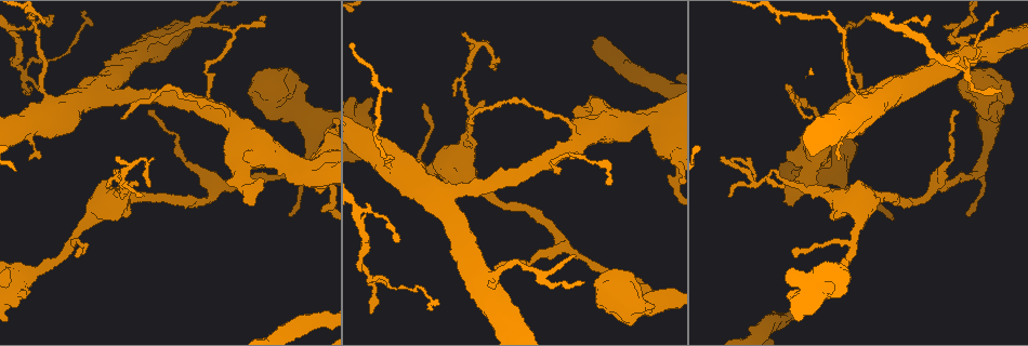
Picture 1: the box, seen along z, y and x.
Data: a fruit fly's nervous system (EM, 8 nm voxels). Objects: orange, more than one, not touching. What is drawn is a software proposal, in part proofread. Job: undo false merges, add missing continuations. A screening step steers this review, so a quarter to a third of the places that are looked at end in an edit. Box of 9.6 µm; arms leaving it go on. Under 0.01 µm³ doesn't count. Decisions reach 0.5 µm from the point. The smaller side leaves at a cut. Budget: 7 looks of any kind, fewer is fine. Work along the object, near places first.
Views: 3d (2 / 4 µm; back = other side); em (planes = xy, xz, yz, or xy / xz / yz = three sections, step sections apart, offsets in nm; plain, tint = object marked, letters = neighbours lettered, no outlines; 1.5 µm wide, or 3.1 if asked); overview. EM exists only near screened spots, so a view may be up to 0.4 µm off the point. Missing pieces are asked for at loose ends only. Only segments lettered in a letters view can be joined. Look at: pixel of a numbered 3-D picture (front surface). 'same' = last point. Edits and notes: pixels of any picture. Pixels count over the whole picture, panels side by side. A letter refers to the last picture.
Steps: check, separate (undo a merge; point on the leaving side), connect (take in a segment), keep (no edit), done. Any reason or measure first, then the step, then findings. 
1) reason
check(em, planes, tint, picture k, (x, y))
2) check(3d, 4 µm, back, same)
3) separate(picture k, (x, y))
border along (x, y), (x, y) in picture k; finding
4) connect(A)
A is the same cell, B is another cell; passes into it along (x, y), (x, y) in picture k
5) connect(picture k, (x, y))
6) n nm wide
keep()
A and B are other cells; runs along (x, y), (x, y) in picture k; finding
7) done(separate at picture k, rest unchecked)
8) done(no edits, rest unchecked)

tapers out
check(3d, 2 µm, picture 1, (462, 34))

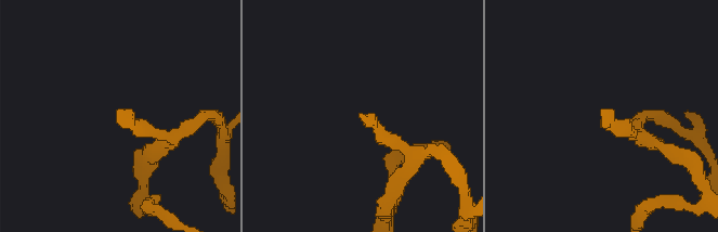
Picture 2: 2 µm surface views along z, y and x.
shape alone is not enough
check(em, planes, letters, picture 2, (605, 109))

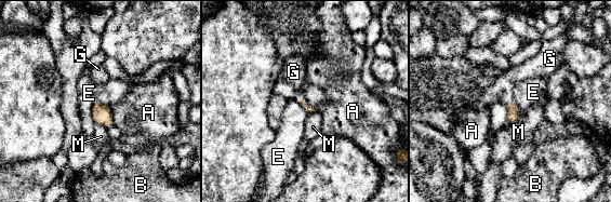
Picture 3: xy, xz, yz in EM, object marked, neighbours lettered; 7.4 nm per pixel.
connect(G)
G is the same cell, A, B, E and M are other cells; passes into it along (513, 116), (509, 103), (502, 90) in picture 3; it goes on there

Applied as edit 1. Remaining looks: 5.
check(overview)

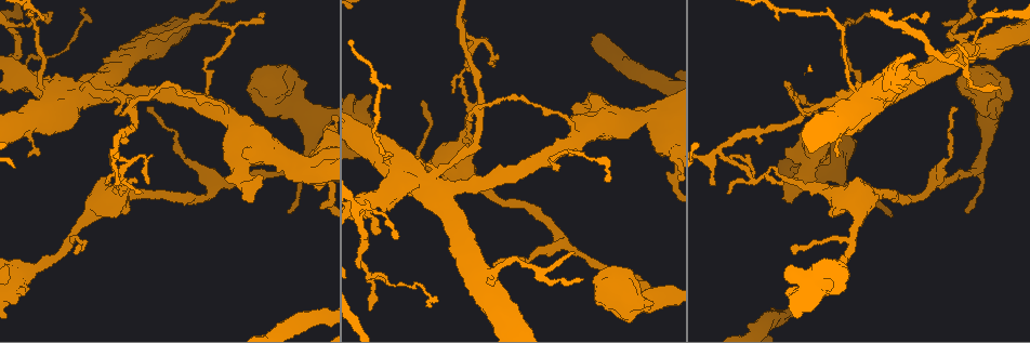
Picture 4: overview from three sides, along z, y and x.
thin end
check(em, planes, letters, picture 4, (38, 154))

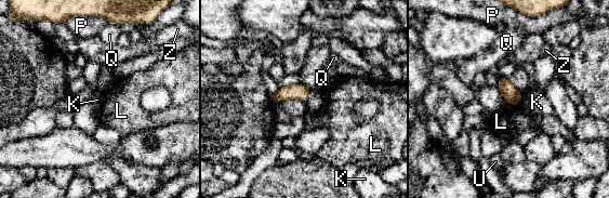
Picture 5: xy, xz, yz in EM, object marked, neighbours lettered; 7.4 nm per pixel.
keep()
K, L, P, Q, U and Z are other cells; border along (508, 103), (516, 106) in picture 5; no lettered segment goes on from it

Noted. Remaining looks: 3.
check(3d, 4 µm, back, picture 4, (941, 23))

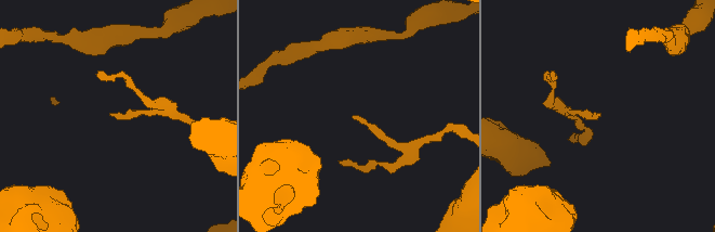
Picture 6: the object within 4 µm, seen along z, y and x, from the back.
shape alone is not enough
check(em, yz, step 8, letters, picture 6, (352, 117))

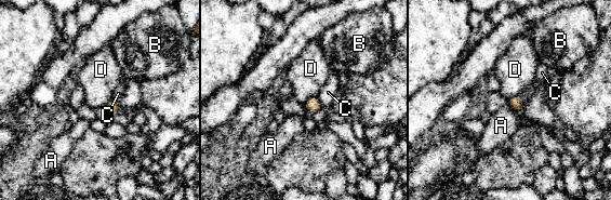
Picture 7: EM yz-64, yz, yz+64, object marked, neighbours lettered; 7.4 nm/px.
cut it another way
check(em, planes, letters, same)

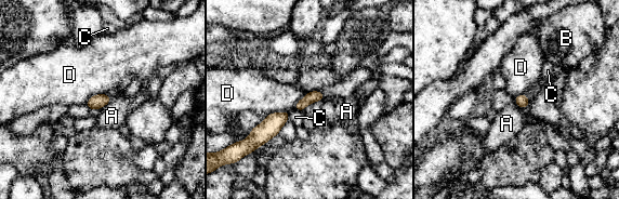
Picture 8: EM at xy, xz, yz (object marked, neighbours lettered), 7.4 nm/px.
keep()
A, B, C and D are other cells; border along (113, 98), (95, 110) in picture 8; none of them fits

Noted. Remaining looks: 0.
done(connect at picture 3, rest unchecked)

